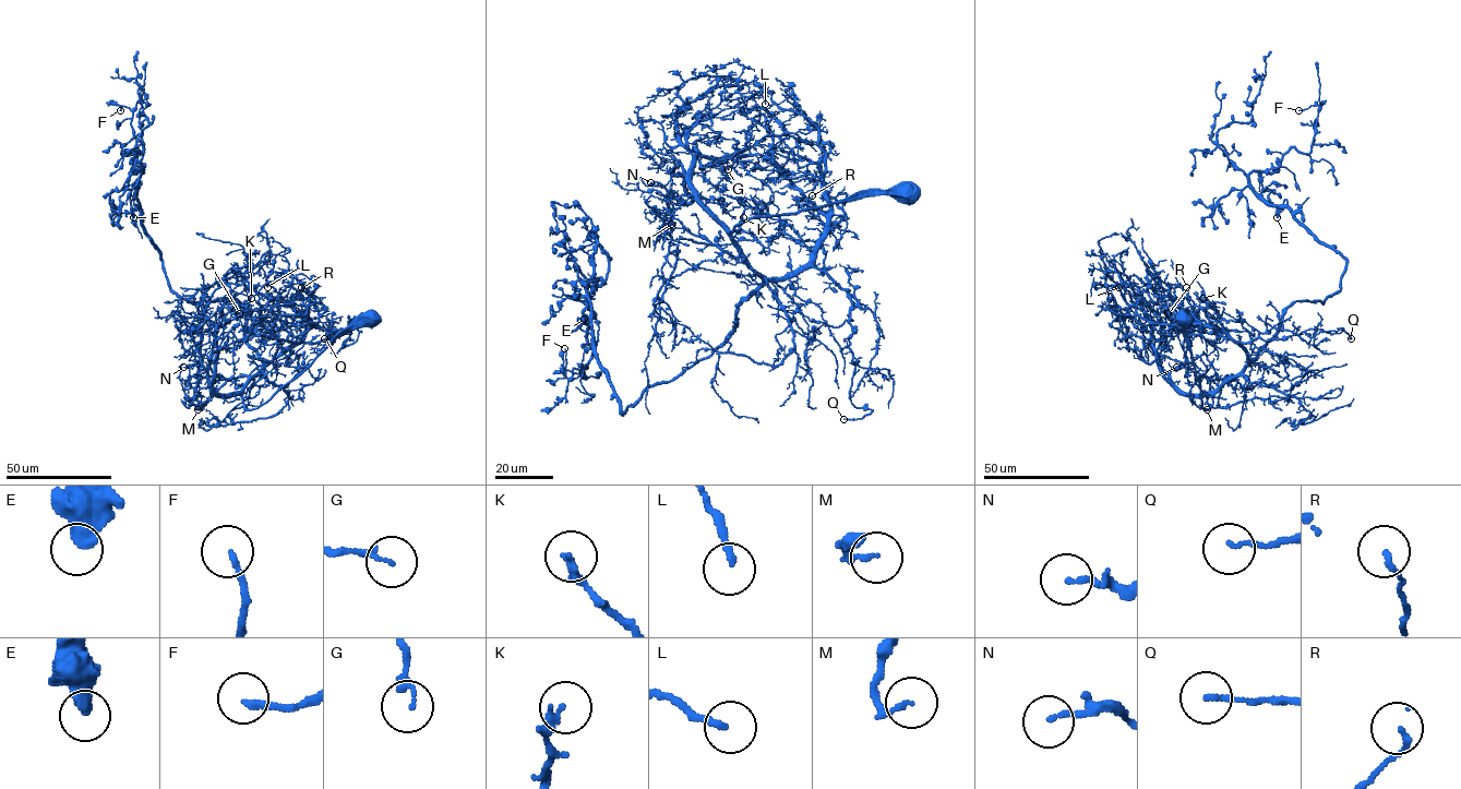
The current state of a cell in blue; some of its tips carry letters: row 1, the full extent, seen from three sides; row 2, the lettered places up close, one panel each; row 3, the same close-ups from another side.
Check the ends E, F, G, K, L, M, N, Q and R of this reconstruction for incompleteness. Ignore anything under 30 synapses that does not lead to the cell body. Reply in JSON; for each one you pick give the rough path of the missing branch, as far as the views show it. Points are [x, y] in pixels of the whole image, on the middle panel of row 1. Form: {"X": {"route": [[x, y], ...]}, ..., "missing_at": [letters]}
{"missing_at": []}

